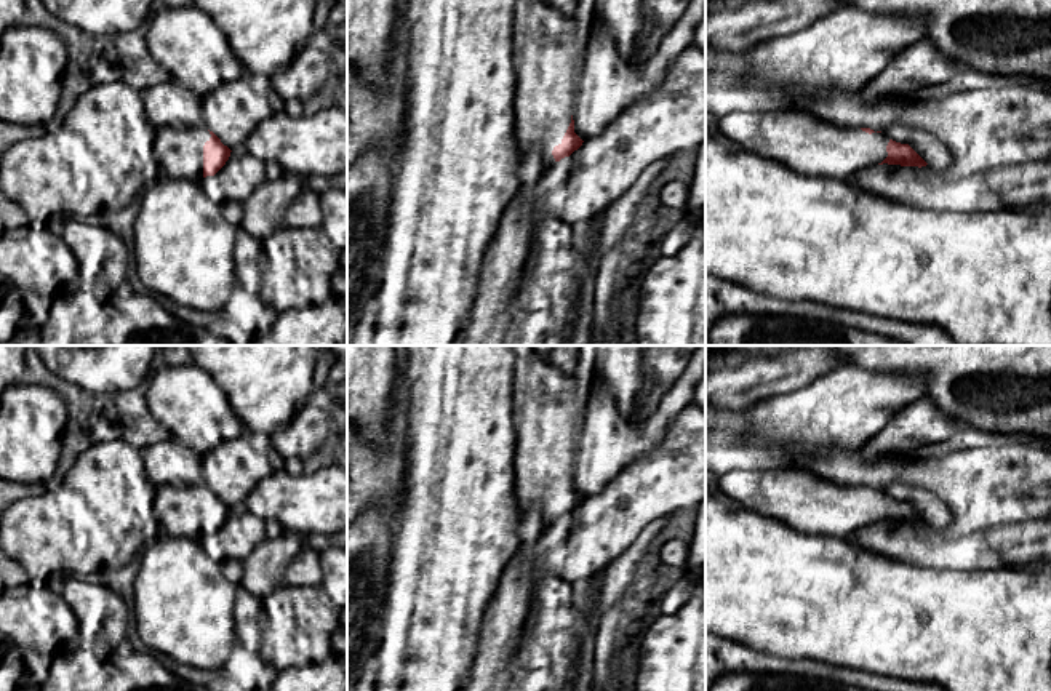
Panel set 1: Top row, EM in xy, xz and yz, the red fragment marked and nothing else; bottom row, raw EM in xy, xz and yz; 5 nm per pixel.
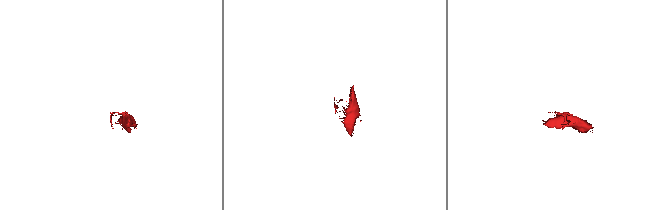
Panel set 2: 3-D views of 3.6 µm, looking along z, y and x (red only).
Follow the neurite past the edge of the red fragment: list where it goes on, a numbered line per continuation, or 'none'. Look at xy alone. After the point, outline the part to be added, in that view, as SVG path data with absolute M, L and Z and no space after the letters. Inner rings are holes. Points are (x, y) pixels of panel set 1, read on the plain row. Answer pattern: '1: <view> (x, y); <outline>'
1: xy (179, 509); M205 485L157 486L155 515L170 537L200 539L203 536L203 504L211 493Z

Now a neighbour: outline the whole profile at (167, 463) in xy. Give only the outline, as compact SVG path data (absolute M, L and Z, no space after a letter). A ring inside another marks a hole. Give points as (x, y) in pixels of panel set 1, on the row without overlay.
M173 437L141 449L144 469L155 486L202 483L202 456Z

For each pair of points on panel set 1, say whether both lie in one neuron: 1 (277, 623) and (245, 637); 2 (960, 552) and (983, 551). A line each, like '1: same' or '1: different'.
1: different
2: same

